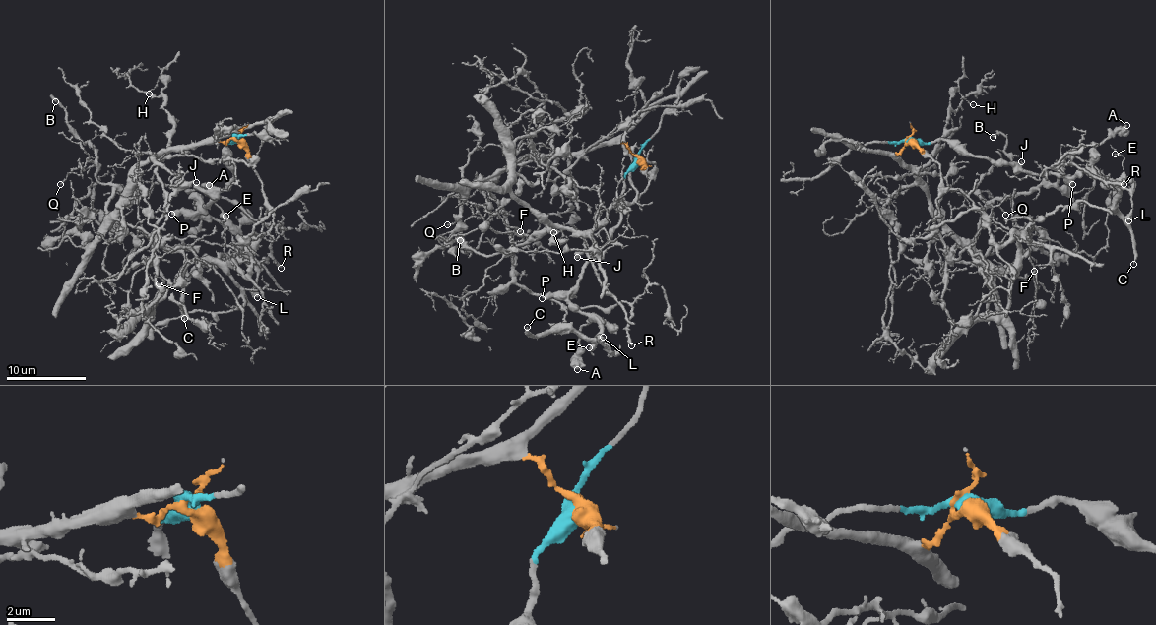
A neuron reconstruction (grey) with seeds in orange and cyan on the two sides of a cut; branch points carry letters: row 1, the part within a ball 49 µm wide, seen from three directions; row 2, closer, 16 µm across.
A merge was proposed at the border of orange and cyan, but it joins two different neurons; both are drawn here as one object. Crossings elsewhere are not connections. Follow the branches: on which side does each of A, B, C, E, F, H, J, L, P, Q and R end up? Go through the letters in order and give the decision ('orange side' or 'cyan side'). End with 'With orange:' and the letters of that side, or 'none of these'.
A: cyan side
B: orange side
C: cyan side
E: cyan side
F: orange side
H: orange side
J: cyan side
L: cyan side
P: cyan side
Q: orange side
R: orange side
With orange: B, F, H, Q, R

